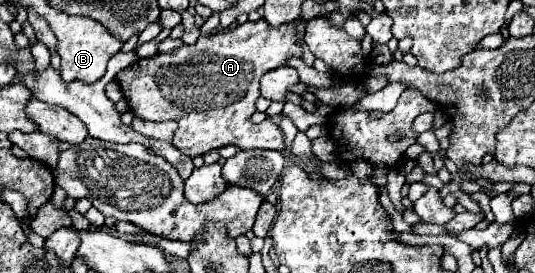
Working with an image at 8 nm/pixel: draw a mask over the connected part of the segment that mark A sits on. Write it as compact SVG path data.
M262 18L258 22L246 22L236 30L200 36L196 44L184 44L172 54L156 54L134 62L118 74L118 82L134 116L154 122L178 122L174 146L190 158L228 144L236 144L242 150L284 150L280 128L274 122L252 124L250 116L260 96L260 78L284 66L290 58L302 58L298 32L304 24L306 20L298 18L274 28Z

